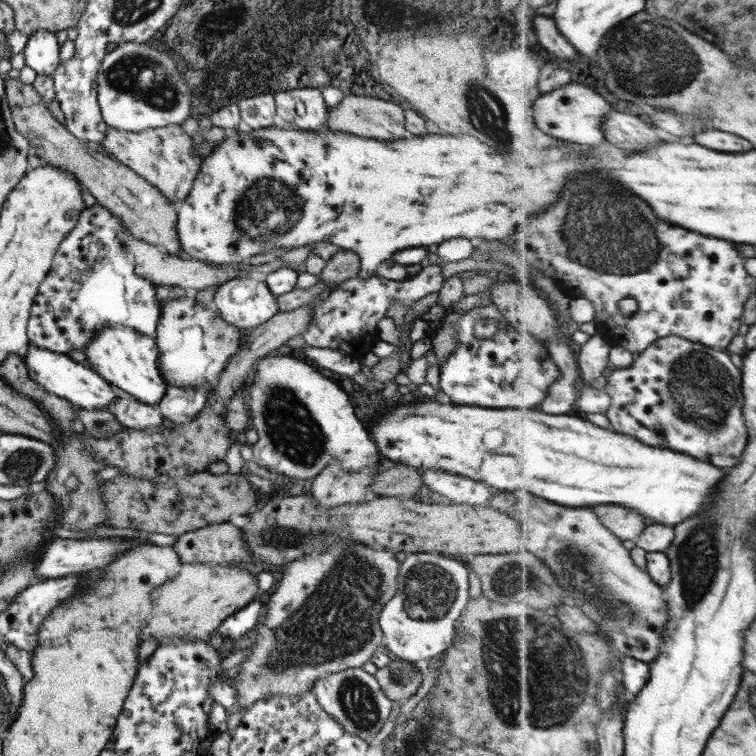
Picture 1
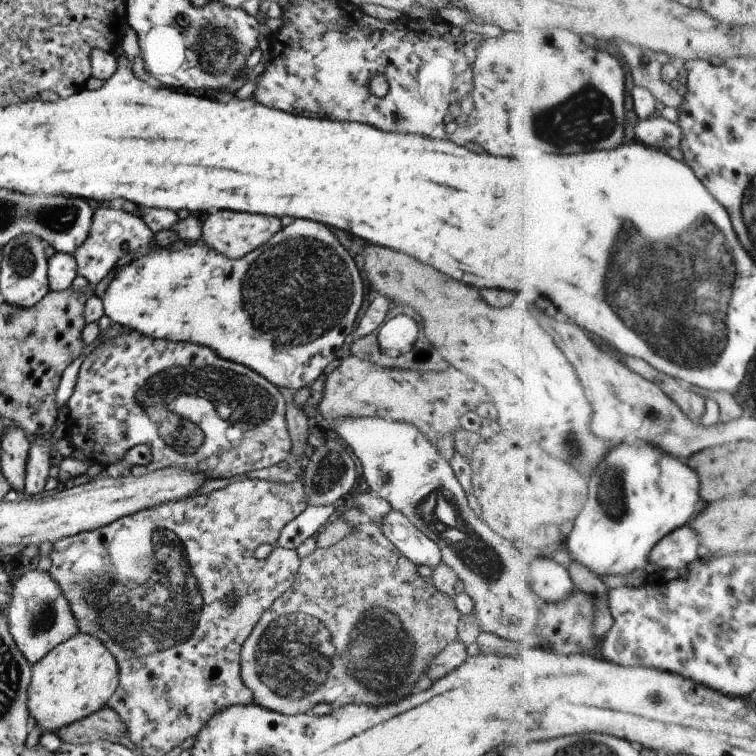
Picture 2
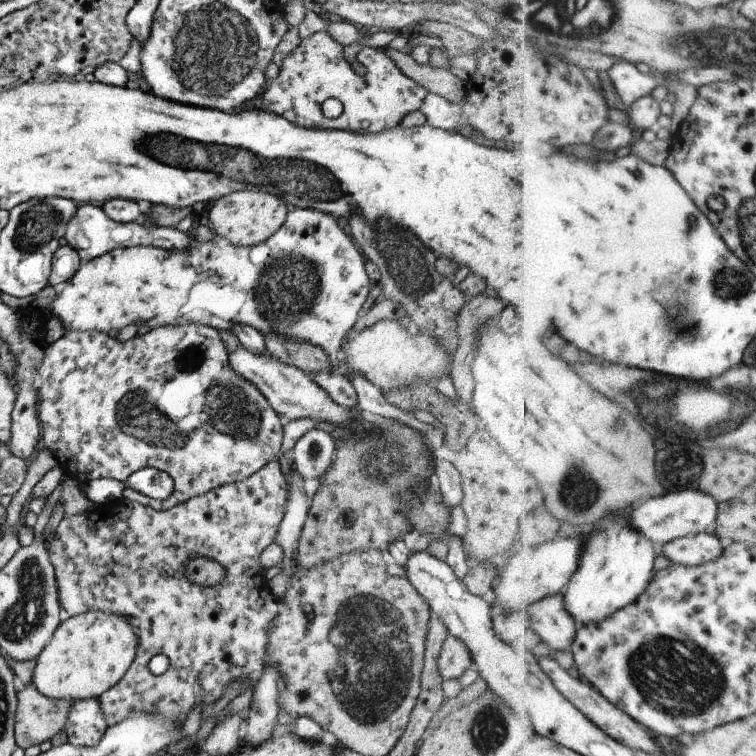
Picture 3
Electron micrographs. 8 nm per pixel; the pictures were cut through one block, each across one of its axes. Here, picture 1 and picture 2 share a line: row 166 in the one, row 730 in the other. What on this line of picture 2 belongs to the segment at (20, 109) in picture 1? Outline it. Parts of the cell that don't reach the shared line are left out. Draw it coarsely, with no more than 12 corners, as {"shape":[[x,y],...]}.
{"shape":[[108,705],[57,734],[63,743],[119,742],[125,722]]}

